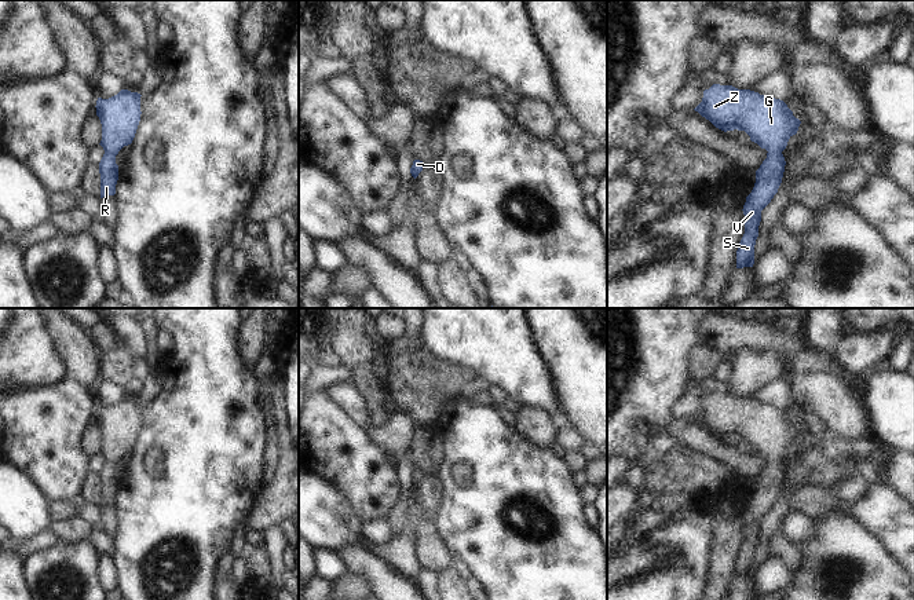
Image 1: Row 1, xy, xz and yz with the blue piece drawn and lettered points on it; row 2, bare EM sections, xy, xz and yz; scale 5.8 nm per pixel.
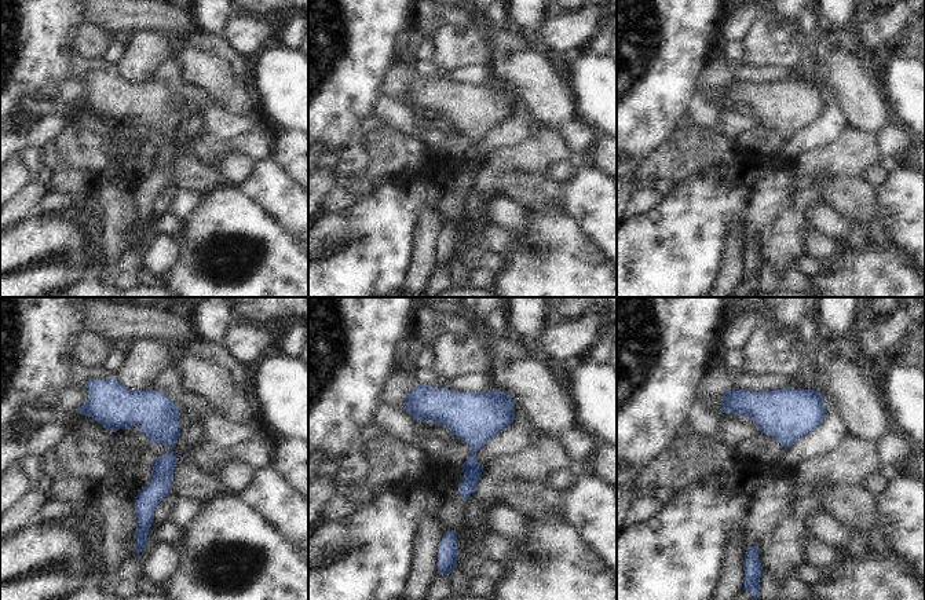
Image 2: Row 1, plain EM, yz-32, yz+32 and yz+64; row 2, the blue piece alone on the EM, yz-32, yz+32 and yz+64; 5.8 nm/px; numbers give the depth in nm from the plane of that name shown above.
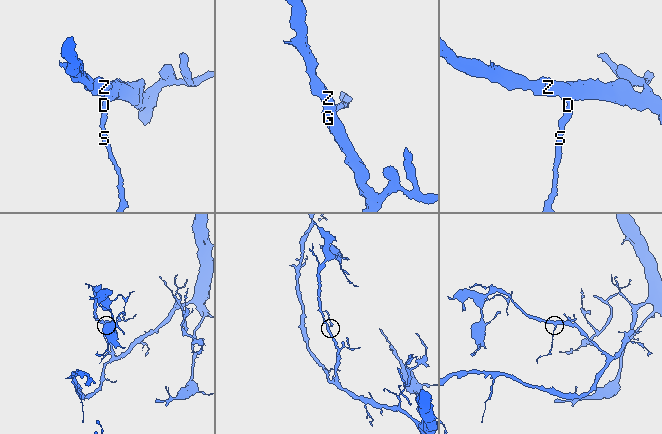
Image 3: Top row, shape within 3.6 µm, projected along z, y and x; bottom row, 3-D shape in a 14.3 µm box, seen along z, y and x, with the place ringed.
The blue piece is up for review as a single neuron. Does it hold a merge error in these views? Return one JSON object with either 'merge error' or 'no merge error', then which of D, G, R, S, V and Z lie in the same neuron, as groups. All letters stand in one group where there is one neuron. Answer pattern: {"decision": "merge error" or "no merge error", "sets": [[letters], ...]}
{"decision": "no merge error", "sets": [["D", "G", "R", "S", "V", "Z"]]}

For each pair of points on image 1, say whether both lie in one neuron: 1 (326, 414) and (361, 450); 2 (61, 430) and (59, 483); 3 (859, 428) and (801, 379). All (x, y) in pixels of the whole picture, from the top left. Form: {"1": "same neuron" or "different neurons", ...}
{"1": "same neuron", "2": "same neuron", "3": "same neuron"}

